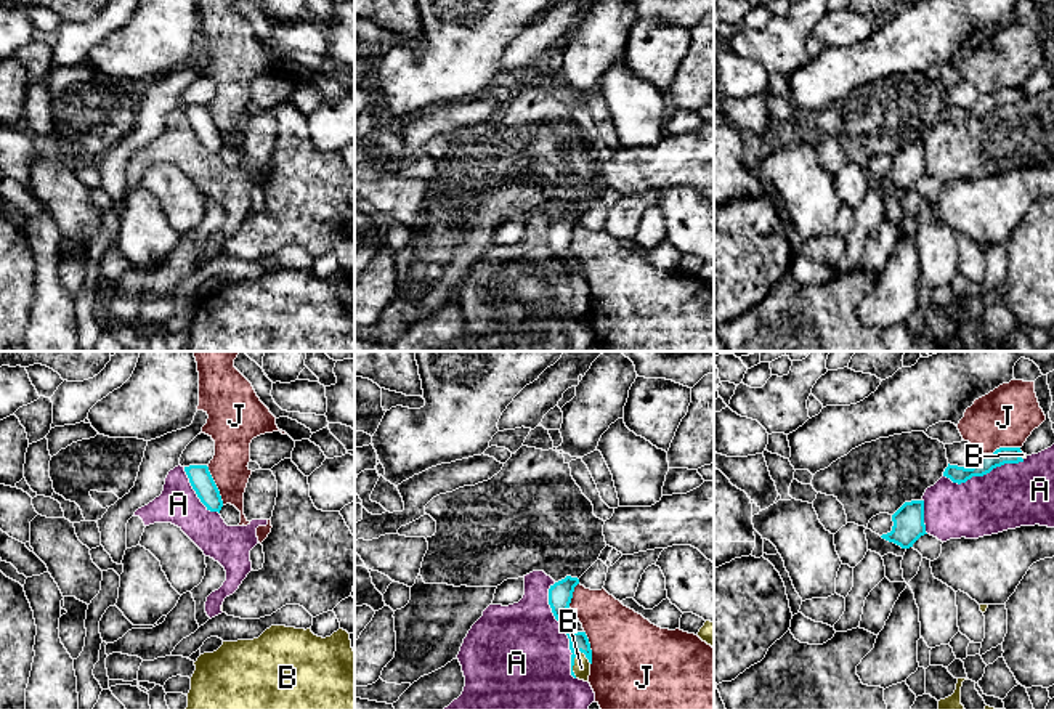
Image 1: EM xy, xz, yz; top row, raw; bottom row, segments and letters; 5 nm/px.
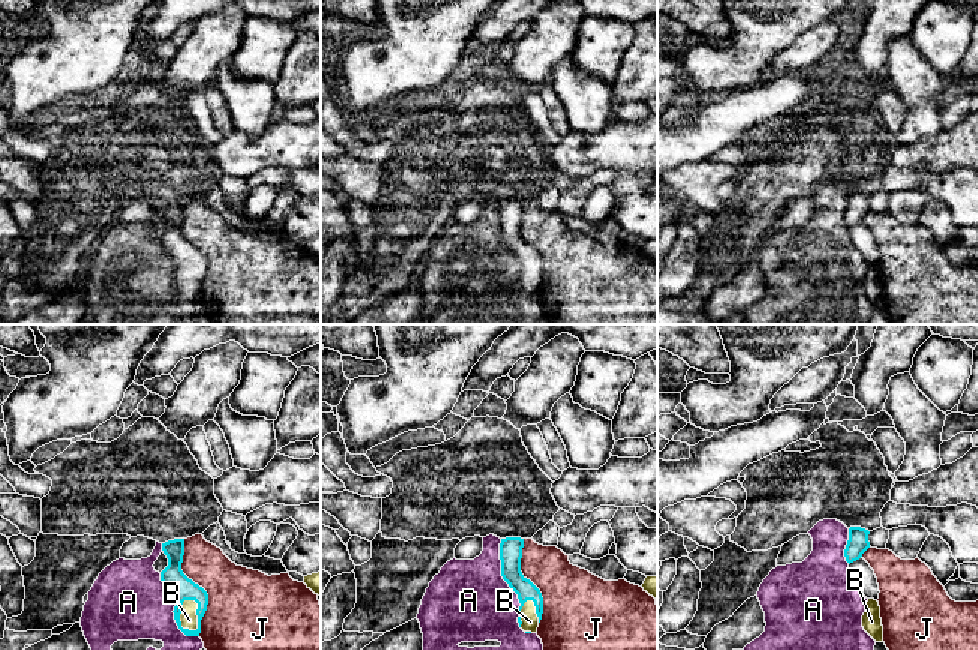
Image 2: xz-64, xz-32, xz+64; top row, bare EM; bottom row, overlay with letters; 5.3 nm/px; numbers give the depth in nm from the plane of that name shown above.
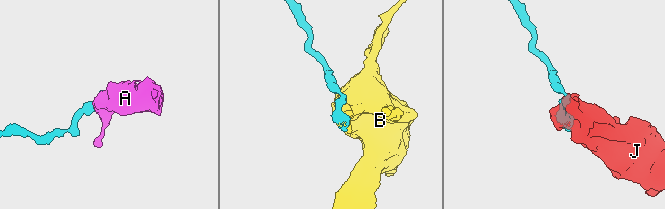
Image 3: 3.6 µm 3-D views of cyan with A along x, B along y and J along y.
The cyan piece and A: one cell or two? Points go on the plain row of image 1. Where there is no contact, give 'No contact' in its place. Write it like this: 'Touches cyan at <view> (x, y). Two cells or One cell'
Touches cyan at xz (565, 270). Two cells

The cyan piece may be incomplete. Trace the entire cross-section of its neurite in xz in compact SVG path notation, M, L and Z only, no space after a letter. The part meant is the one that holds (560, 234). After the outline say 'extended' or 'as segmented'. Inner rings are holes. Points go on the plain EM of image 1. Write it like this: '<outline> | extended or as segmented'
M566 217L549 229L549 245L555 260L565 268L571 290L571 316L589 322L592 290L586 273L573 271L565 261L565 252L570 249L578 218Z | extended

